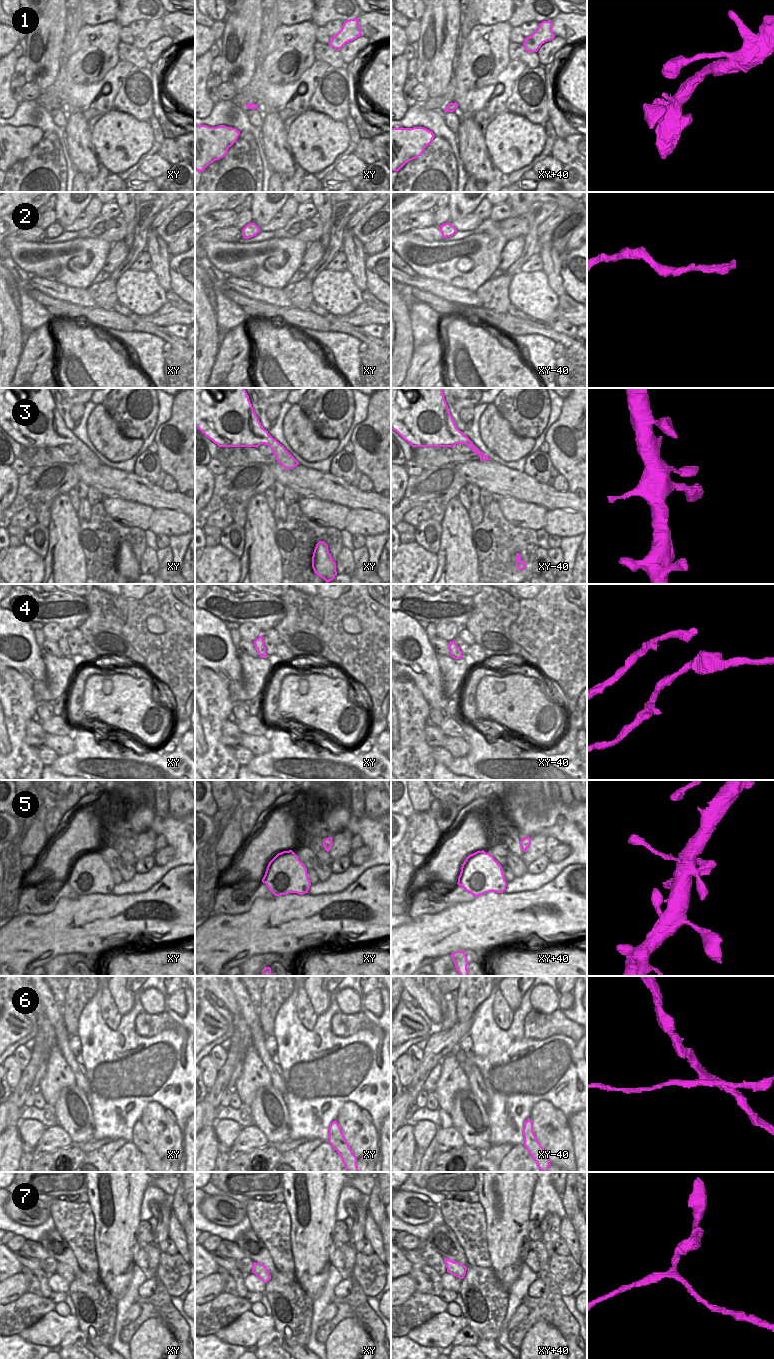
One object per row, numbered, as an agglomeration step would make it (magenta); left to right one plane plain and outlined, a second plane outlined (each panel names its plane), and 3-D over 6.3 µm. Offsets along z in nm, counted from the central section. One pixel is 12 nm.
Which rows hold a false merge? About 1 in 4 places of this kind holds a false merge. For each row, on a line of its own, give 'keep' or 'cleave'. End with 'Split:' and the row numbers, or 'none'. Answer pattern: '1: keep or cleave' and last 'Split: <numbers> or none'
1: keep
2: keep
3: keep
4: keep
5: keep
6: cleave
7: keep
Split: 6

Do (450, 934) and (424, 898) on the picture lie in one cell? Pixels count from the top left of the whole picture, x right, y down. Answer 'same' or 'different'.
different

